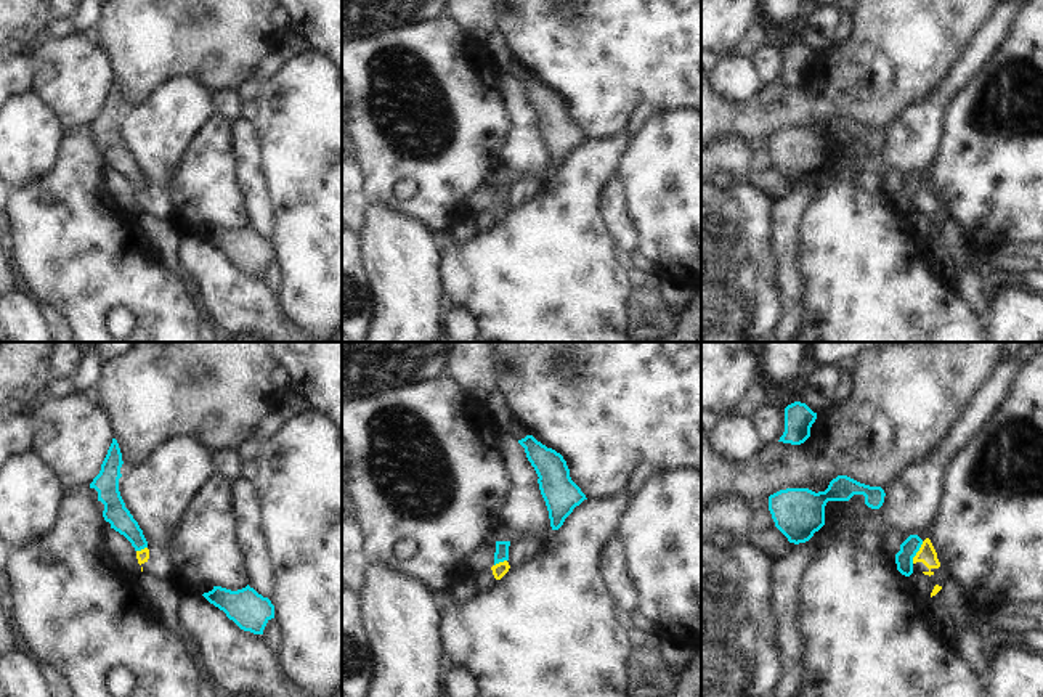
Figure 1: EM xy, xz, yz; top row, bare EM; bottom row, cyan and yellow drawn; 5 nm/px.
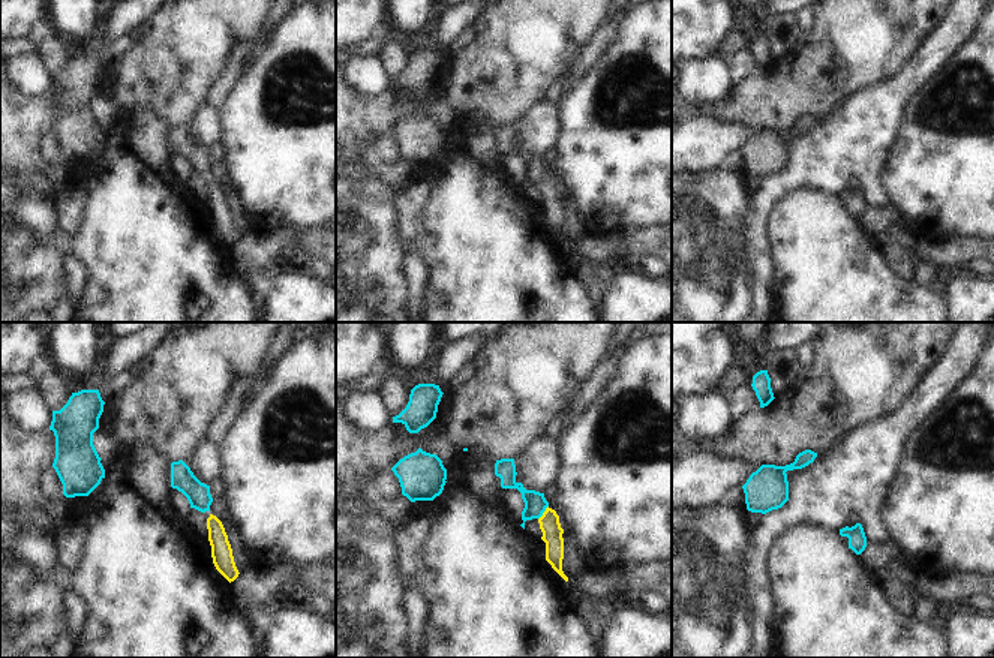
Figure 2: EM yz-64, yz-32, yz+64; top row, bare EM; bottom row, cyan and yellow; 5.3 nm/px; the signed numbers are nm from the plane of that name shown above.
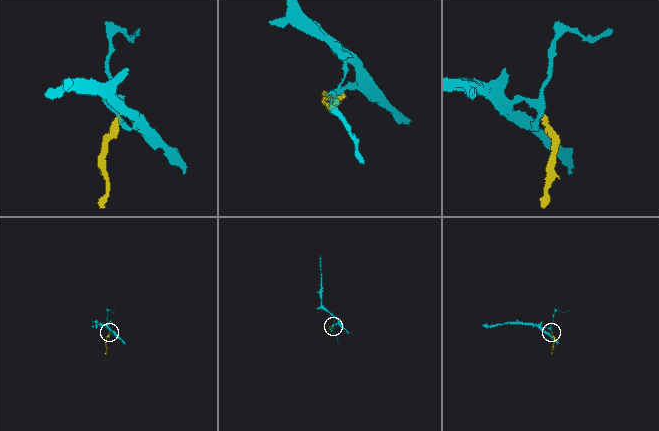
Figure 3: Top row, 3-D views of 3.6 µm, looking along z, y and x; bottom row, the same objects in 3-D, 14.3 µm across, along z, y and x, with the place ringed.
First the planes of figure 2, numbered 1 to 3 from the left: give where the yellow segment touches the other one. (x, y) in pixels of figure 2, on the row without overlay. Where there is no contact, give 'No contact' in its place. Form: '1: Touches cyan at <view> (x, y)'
1: No contact
2: Touches cyan at yz-32 (543, 176)
3: No contact.

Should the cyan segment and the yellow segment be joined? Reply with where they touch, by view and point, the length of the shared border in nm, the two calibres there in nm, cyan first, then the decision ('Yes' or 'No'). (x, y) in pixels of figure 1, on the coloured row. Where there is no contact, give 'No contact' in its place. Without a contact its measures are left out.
Touches cyan at yz (917, 551). Shared border 130 nm. Thickness 90 nm (cyan) against 90 nm. No.

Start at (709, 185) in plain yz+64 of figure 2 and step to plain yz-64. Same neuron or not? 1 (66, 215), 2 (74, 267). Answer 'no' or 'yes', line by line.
1: no
2: no

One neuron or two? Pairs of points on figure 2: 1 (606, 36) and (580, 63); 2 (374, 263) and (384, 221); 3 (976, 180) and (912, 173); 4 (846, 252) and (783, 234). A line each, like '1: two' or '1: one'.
1: one
2: one
3: one
4: one

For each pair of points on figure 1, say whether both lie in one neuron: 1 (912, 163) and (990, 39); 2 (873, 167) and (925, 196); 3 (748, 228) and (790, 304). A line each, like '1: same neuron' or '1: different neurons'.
1: same neuron
2: same neuron
3: different neurons

